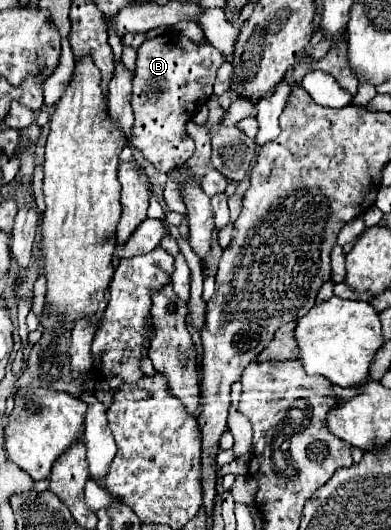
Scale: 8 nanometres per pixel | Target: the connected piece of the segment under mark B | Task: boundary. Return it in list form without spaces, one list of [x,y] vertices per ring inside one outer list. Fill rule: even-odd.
[[[167,31],[155,39],[147,39],[137,49],[131,99],[135,123],[129,135],[129,143],[137,147],[143,157],[155,165],[155,169],[167,173],[193,155],[195,143],[187,135],[185,125],[213,95],[215,73],[221,63],[223,57],[211,43],[195,45],[187,37],[181,37],[173,31]]]

